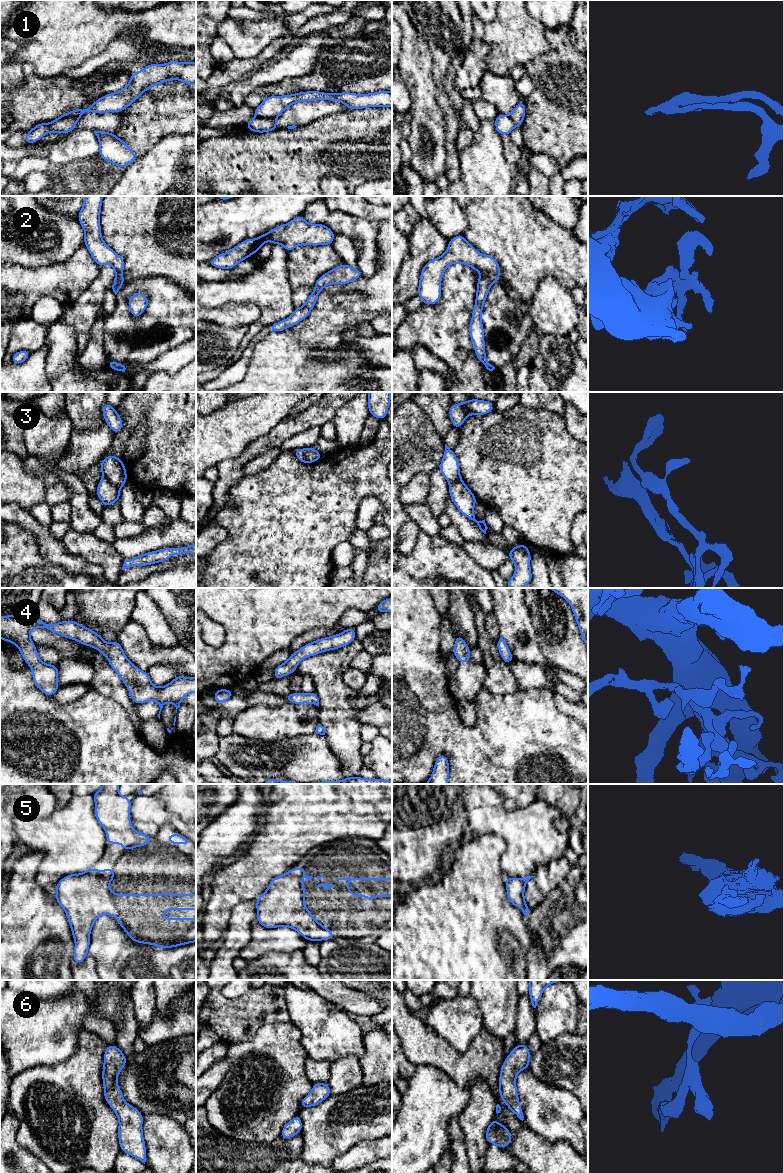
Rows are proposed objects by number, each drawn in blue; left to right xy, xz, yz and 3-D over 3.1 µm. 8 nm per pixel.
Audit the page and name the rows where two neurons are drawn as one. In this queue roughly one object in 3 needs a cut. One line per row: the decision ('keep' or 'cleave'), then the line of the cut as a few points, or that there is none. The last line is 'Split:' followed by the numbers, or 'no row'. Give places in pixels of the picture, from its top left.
1: keep; no cut
2: keep; no cut
3: cleave; cut in xy along (103, 476), (119, 488)
4: keep; no cut
5: keep; no cut
6: keep; no cut
Split: 3

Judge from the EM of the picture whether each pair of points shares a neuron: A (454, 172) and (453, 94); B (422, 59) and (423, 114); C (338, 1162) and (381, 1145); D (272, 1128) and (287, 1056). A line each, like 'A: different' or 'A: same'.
A: different
B: same
C: same
D: same

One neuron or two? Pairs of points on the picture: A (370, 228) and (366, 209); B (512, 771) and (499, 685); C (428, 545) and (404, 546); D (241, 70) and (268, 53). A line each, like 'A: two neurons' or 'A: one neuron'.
A: two neurons
B: two neurons
C: two neurons
D: one neuron

